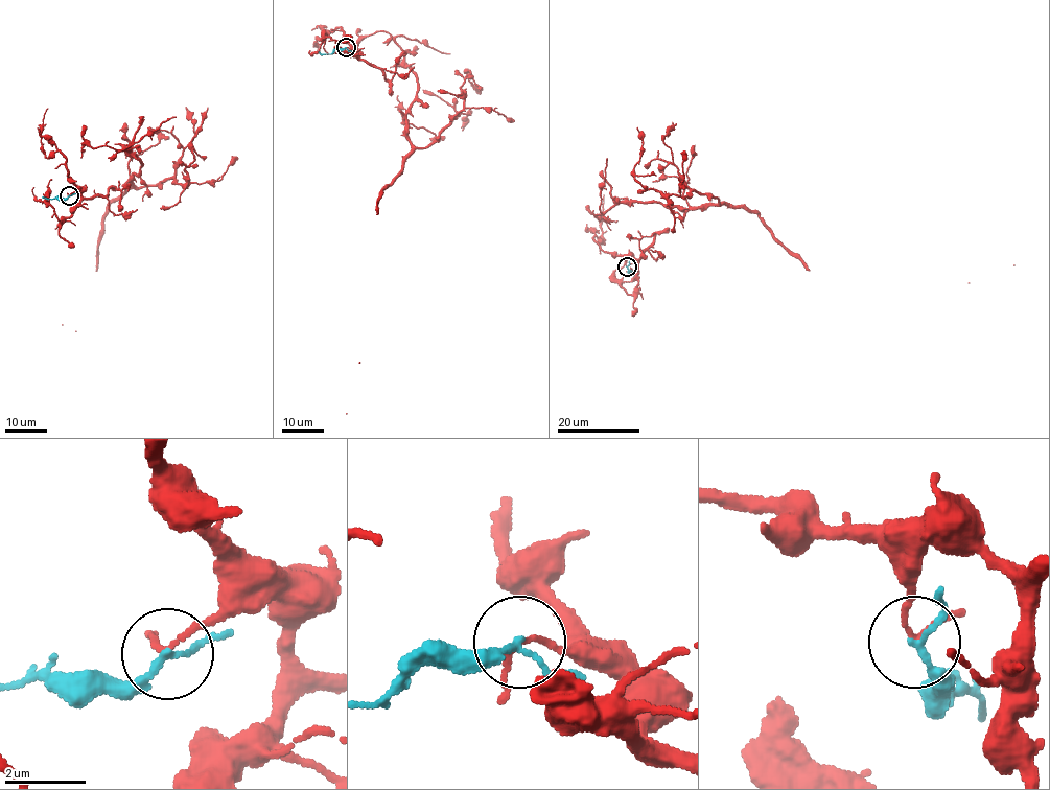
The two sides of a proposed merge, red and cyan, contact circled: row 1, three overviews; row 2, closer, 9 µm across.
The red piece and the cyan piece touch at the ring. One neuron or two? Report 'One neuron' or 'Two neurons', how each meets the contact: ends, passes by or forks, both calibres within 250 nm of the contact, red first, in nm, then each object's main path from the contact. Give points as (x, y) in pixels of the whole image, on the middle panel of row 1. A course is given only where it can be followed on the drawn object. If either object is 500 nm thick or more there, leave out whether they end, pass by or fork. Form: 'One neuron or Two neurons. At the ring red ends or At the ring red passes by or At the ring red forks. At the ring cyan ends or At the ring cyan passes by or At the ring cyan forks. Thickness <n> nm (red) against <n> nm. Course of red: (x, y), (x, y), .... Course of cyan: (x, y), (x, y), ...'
Two neurons. At the ring red passes by. At the ring cyan passes by. Thickness 110 nm (red) against 150 nm. Course of red: (346, 48), (379, 69), (389, 83), (405, 120), (411, 150), (377, 204), (346, 413). Course of cyan: (346, 48), (335, 49), (330, 54), (319, 51)

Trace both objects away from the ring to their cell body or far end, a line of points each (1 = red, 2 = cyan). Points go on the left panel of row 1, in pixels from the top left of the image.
1: (69, 194), (102, 196), (129, 181), (134, 187), (114, 199), (97, 269), (62, 324)
2: (69, 195), (53, 199), (42, 196)

